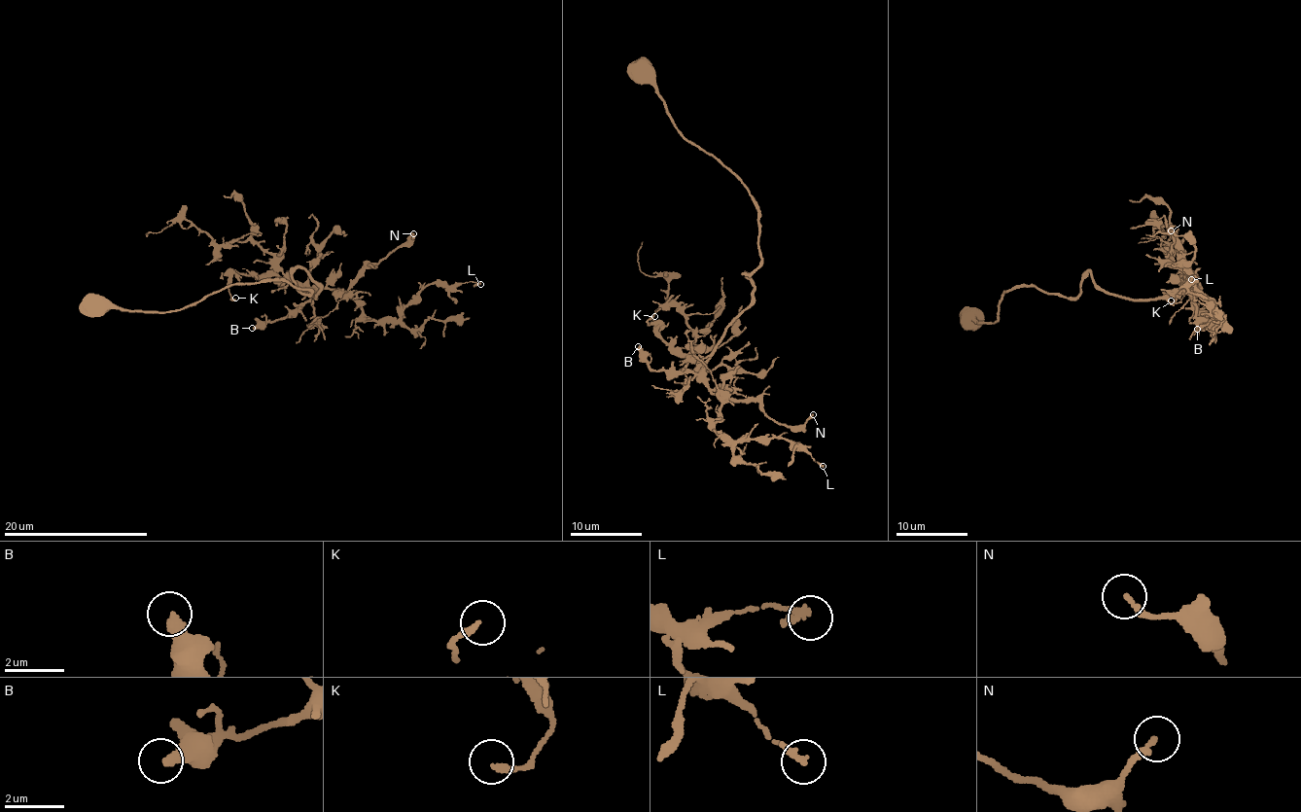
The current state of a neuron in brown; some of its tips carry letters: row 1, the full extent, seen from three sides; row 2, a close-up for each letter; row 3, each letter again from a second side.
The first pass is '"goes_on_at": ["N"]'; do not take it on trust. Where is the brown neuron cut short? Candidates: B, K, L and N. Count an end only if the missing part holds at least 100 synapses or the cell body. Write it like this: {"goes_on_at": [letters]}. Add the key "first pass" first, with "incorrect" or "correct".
{"first pass": "incorrect", "goes_on_at": []}

